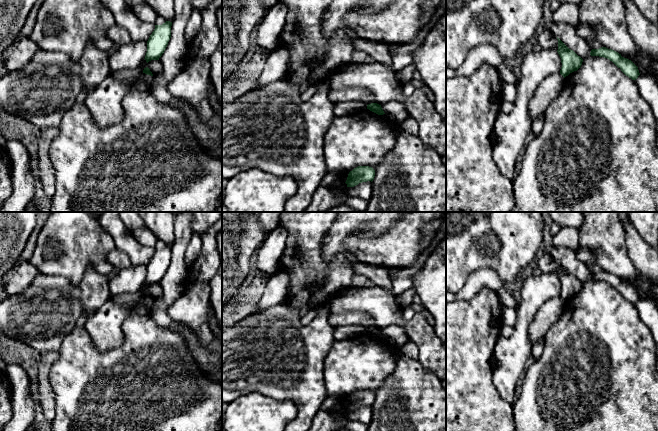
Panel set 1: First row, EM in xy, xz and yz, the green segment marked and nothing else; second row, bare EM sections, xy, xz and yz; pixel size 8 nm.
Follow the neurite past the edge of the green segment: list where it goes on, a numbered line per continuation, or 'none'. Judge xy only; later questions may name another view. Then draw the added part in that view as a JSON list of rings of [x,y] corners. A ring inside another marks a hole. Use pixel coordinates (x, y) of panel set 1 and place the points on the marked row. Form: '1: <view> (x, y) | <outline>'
none

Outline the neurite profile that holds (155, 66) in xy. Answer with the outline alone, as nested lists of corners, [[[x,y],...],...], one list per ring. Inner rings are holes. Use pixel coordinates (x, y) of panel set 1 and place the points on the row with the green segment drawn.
[[[143,59],[139,68],[143,71],[146,67],[150,69],[153,77],[159,76],[162,73],[162,64],[159,60],[151,60],[147,63],[146,60]]]

